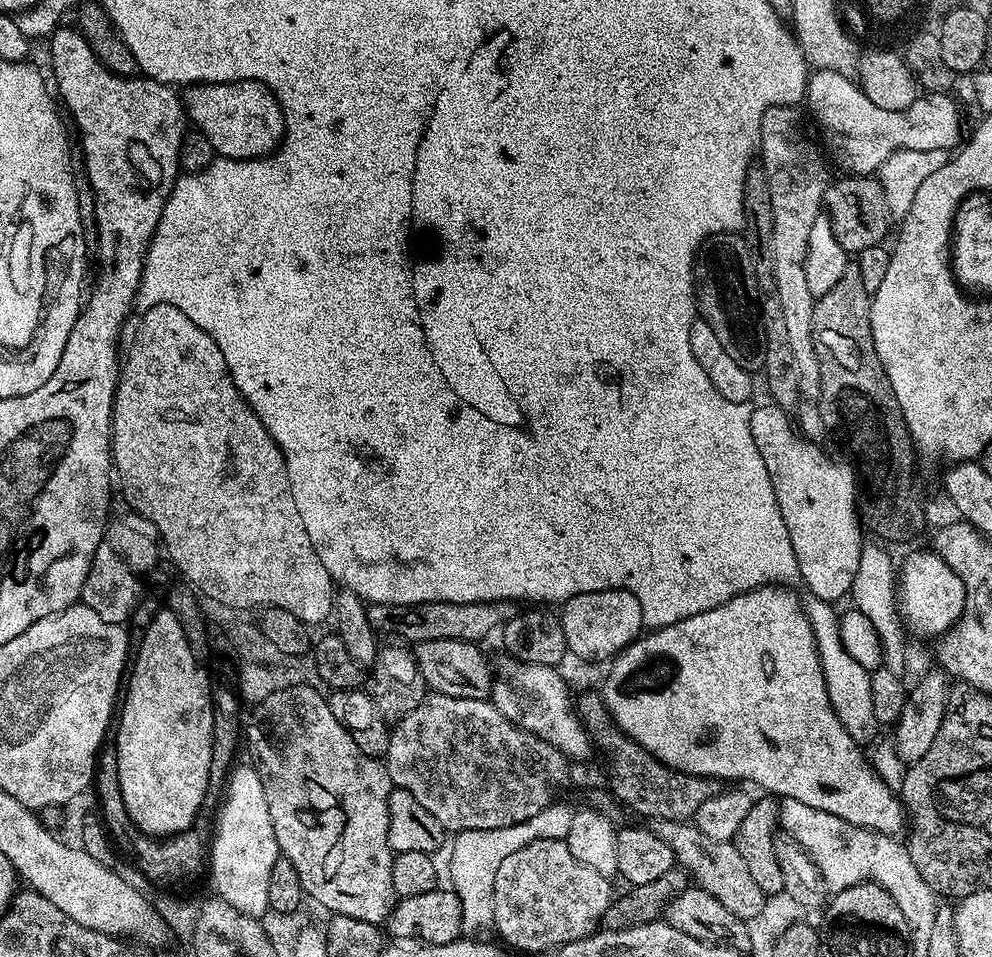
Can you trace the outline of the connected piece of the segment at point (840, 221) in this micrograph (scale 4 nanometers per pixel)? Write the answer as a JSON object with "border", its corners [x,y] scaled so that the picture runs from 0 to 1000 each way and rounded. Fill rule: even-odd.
{"border":[[[848,183],[848,188],[840,187],[831,204],[830,220],[839,233],[841,249],[845,249],[845,257],[856,265],[873,261],[873,257],[888,254],[895,242],[895,226],[897,218],[893,211],[893,203],[889,199],[886,187],[882,183],[860,184]]]}

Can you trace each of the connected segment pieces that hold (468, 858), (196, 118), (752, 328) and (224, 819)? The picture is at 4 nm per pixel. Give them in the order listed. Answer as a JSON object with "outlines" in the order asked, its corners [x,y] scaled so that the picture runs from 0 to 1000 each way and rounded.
{"outlines":[[[[557,838],[530,859],[498,867],[470,867],[455,875],[456,896],[452,899],[452,911],[456,914],[454,928],[464,940],[469,971],[491,971],[495,967],[498,955],[498,913],[502,913],[502,905],[506,905],[506,900],[521,888],[526,888],[526,884],[534,884],[534,880],[572,879],[578,847],[578,841]]],[[[232,85],[227,88],[196,88],[184,93],[183,103],[185,107],[185,116],[189,124],[193,126],[193,129],[194,125],[198,129],[195,130],[197,137],[208,140],[208,144],[212,144],[212,153],[216,153],[219,164],[228,167],[259,167],[262,163],[273,163],[274,160],[282,154],[282,147],[286,144],[286,120],[282,114],[282,108],[278,104],[277,98],[274,97],[273,94],[271,94],[271,92],[262,85]]],[[[718,243],[706,254],[706,261],[702,264],[702,274],[698,277],[698,299],[705,333],[712,335],[716,345],[720,345],[720,350],[724,357],[728,357],[732,370],[736,370],[736,374],[740,374],[740,378],[744,378],[748,387],[762,391],[770,383],[770,352],[757,278],[752,253],[739,251],[732,243]]],[[[235,801],[232,808],[232,814],[228,820],[228,831],[225,833],[224,839],[221,841],[222,858],[218,861],[218,875],[215,873],[212,878],[212,911],[214,907],[214,924],[218,927],[217,935],[223,940],[227,940],[232,947],[236,947],[236,951],[240,951],[249,957],[259,959],[265,958],[265,953],[271,952],[270,939],[272,938],[272,909],[276,906],[276,901],[282,896],[282,885],[276,876],[276,859],[272,859],[272,846],[268,842],[268,825],[264,825],[264,813],[259,809],[257,801],[250,803]]]]}

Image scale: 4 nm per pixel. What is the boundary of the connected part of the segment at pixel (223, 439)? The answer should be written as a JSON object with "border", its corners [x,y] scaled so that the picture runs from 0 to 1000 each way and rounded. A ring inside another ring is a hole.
{"border":[[[157,318],[153,322],[144,323],[143,329],[145,331],[137,343],[137,352],[129,364],[129,372],[127,368],[124,373],[121,397],[117,401],[117,415],[113,421],[113,484],[119,506],[125,509],[125,518],[133,526],[132,534],[146,539],[156,550],[164,576],[165,573],[169,576],[178,596],[191,606],[189,609],[195,615],[203,614],[212,626],[219,627],[230,635],[240,635],[236,637],[283,634],[309,654],[332,647],[335,644],[337,607],[329,591],[325,591],[325,583],[317,579],[317,571],[313,571],[313,561],[308,559],[308,550],[304,550],[304,541],[300,541],[300,529],[296,529],[296,516],[292,512],[292,499],[288,495],[284,470],[278,465],[276,458],[272,458],[260,433],[256,433],[256,428],[246,419],[240,403],[236,403],[234,392],[228,382],[228,374],[224,374],[224,366],[220,366],[220,357],[216,357],[216,353],[212,353],[212,349],[208,349],[204,341],[196,341],[196,336],[192,336],[192,332],[188,332],[188,328],[179,324],[179,320]]]}

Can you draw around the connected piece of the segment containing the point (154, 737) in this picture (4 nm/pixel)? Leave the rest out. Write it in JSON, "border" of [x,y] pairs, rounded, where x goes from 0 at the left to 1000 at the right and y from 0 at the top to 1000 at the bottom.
{"border":[[[189,613],[185,614],[175,615],[166,625],[165,631],[163,627],[155,646],[149,655],[144,657],[142,665],[145,666],[141,669],[141,678],[138,681],[136,678],[135,689],[131,694],[127,722],[123,727],[119,755],[115,761],[115,815],[121,820],[127,851],[131,851],[136,868],[146,869],[147,873],[158,876],[189,869],[197,862],[194,860],[197,859],[198,852],[204,848],[212,813],[216,711],[212,705],[212,693],[210,694],[210,665],[206,661],[206,648],[202,645],[202,635],[193,623],[195,620]]]}

